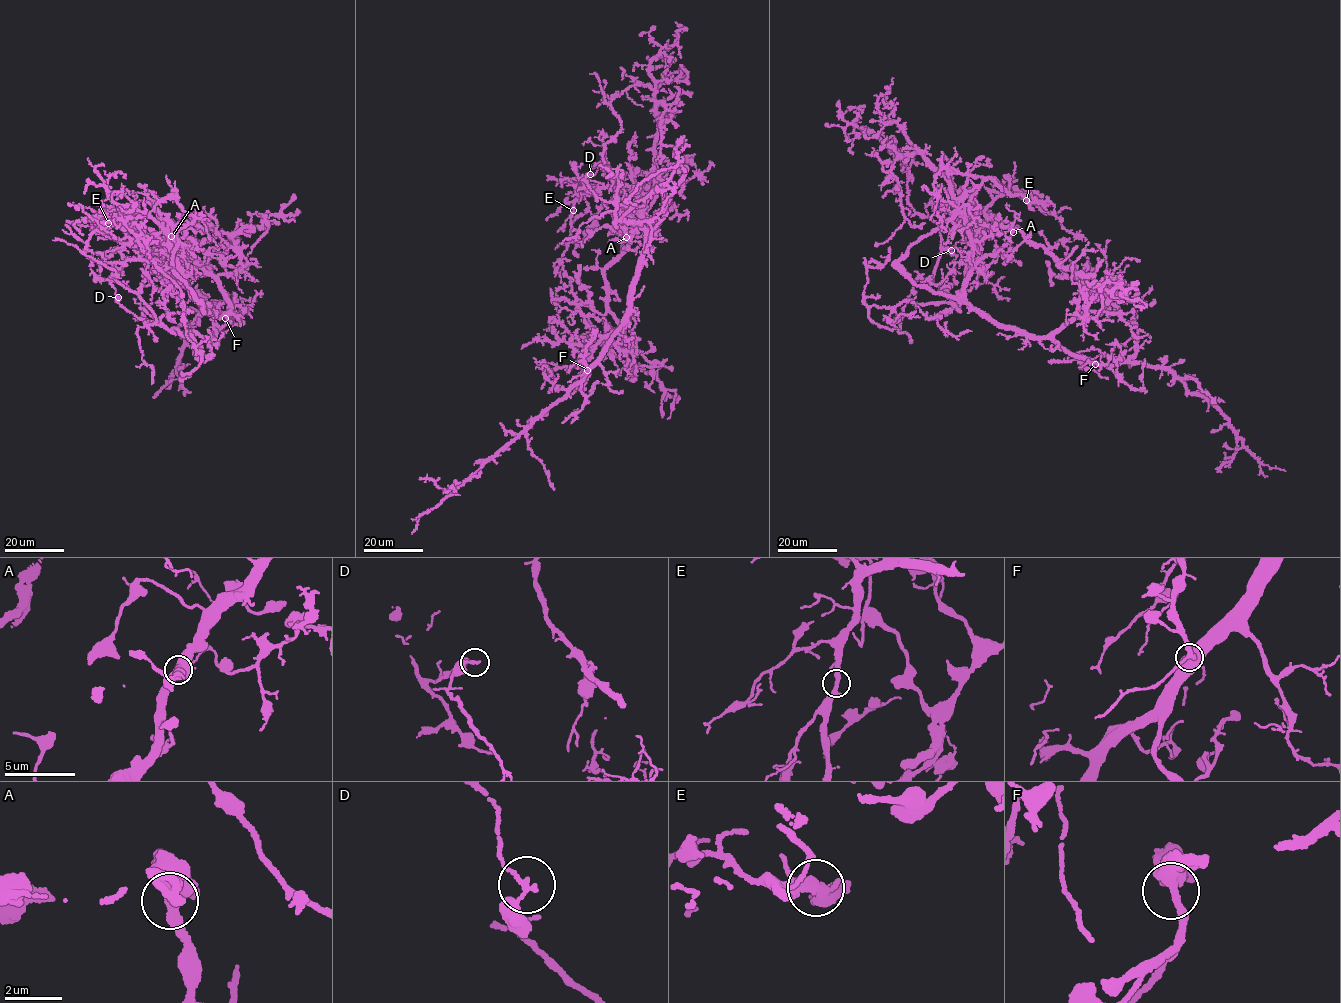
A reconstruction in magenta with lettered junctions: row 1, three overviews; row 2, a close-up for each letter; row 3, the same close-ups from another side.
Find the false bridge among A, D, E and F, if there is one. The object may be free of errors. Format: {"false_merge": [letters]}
{"false_merge": ["D"]}

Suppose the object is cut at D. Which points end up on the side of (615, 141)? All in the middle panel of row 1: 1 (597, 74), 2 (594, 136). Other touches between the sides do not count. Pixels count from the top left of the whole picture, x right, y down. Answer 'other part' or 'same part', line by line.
1: same part
2: other part

